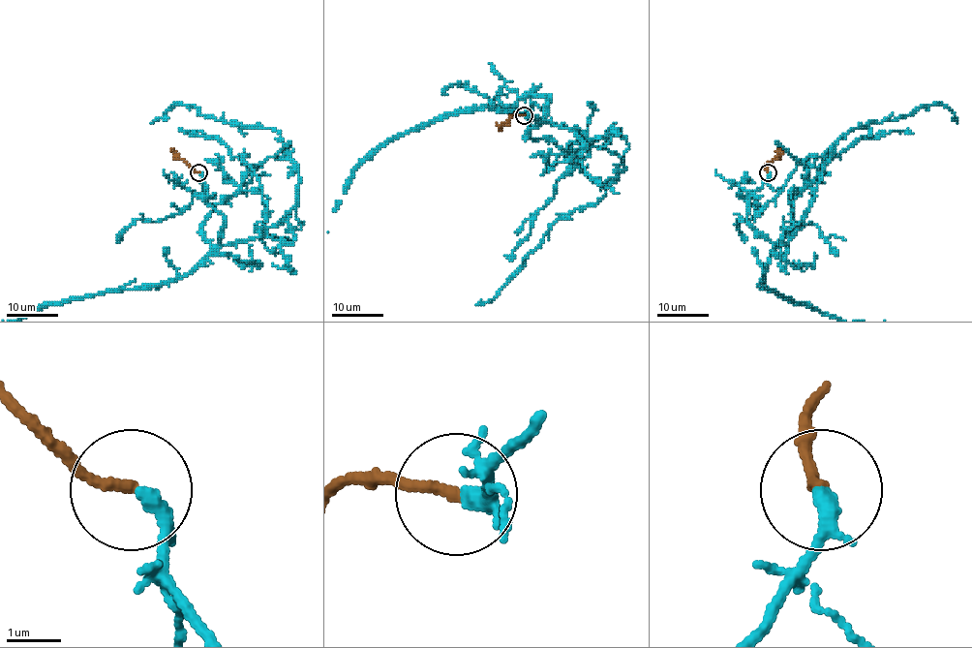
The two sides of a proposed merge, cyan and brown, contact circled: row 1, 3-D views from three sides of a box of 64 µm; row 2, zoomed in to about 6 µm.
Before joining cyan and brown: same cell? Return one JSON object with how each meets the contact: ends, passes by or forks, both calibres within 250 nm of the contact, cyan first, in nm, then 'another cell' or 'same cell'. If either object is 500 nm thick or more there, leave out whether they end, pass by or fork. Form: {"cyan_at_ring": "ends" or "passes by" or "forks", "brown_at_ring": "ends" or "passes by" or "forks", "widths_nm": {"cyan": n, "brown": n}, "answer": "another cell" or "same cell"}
{"cyan_at_ring": "passes by", "brown_at_ring": "ends", "widths_nm": {"cyan": 240, "brown": 200}, "answer": "same cell"}

